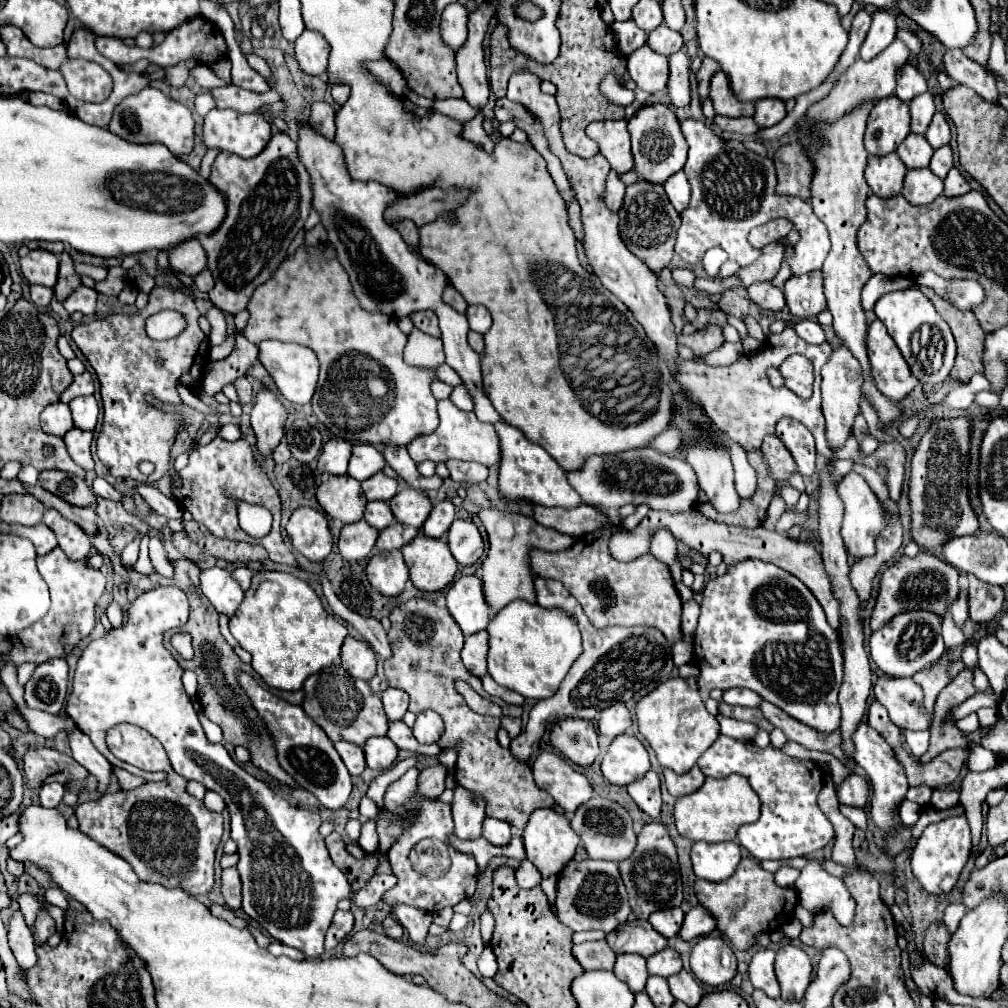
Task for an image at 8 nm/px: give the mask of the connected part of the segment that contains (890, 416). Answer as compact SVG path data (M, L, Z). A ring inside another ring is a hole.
M860 103L846 111L838 121L826 123L826 121L810 121L806 115L800 117L796 127L788 133L792 143L802 145L806 151L806 157L814 165L812 175L812 189L810 189L810 203L814 213L822 219L822 223L828 227L832 249L822 265L824 273L824 295L828 301L828 311L834 317L834 331L840 337L840 341L858 357L862 365L862 373L866 383L862 385L864 395L874 403L880 423L890 423L898 417L896 405L886 399L872 383L868 373L868 355L866 355L866 317L864 309L860 305L860 291L864 283L870 279L872 271L868 269L864 257L860 255L856 247L856 233L860 225L866 221L866 197L870 195L868 183L864 179L864 171L860 171L860 145L864 147L864 131L866 131L866 119L874 103Z

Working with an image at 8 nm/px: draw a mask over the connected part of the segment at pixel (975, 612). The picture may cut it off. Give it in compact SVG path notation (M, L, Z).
M968 575L968 583L970 619L976 623L988 623L996 619L1004 609L1004 587L982 583L972 575Z

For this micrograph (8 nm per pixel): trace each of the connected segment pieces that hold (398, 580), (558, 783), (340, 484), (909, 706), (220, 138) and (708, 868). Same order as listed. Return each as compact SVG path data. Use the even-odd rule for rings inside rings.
M400 551L376 553L366 567L366 577L370 585L388 597L396 597L404 591L408 581L408 567L404 565Z
M542 751L532 763L532 773L536 785L548 791L566 815L574 815L580 805L594 797L590 781L554 751Z
M332 475L328 481L320 483L316 499L330 517L342 523L356 523L362 519L368 503L360 483L348 475Z
M882 677L874 685L876 699L888 709L890 719L910 731L920 731L930 727L928 713L922 711L922 689L912 679Z
M212 109L204 117L206 147L218 147L250 159L262 153L270 139L270 123L260 113L240 115L232 109Z
M700 841L700 843L694 843L690 851L694 873L700 879L732 877L740 857L742 857L740 845L734 841L724 841L724 843L702 843Z

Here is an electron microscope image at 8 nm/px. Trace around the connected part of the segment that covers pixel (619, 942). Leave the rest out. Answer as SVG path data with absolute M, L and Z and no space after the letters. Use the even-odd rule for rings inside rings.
M642 919L630 921L608 933L606 941L614 953L638 953L642 957L650 957L668 945L666 939L648 921Z

